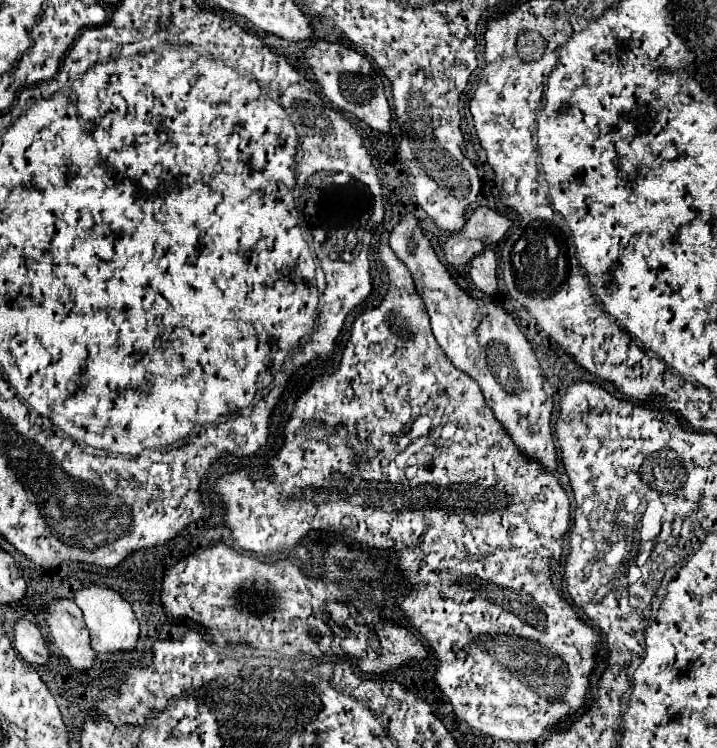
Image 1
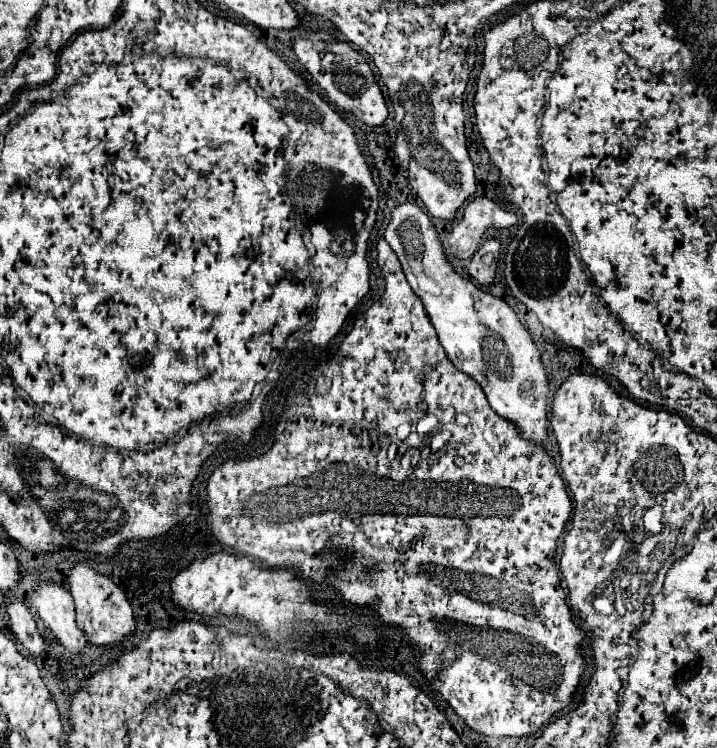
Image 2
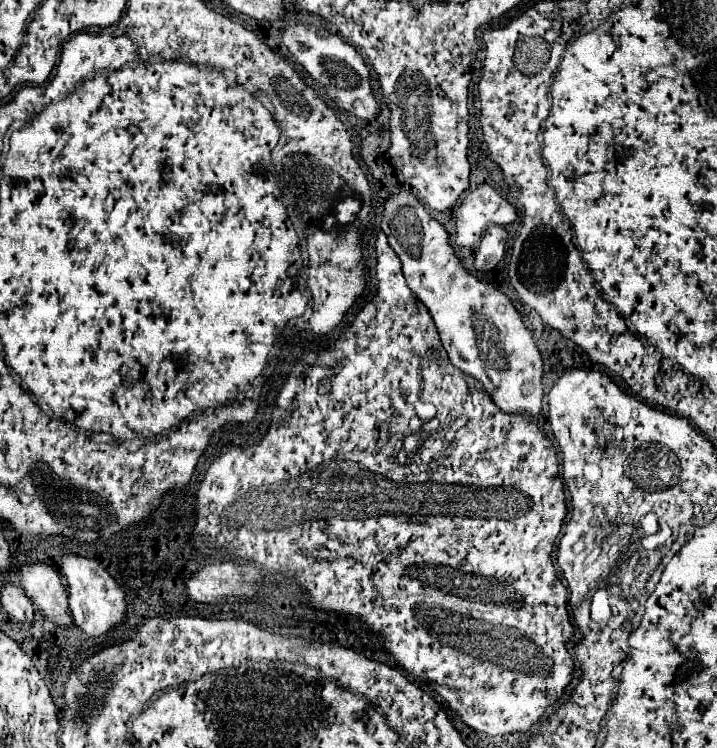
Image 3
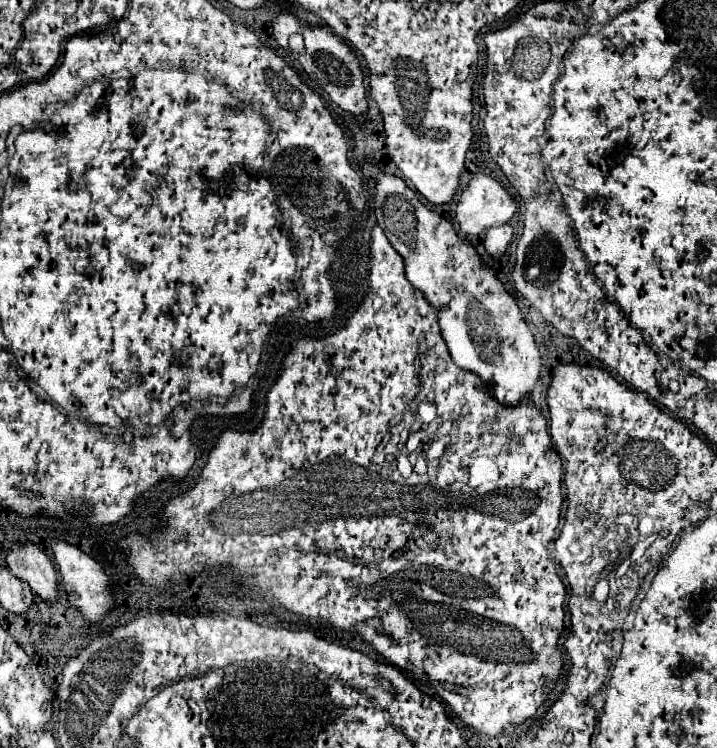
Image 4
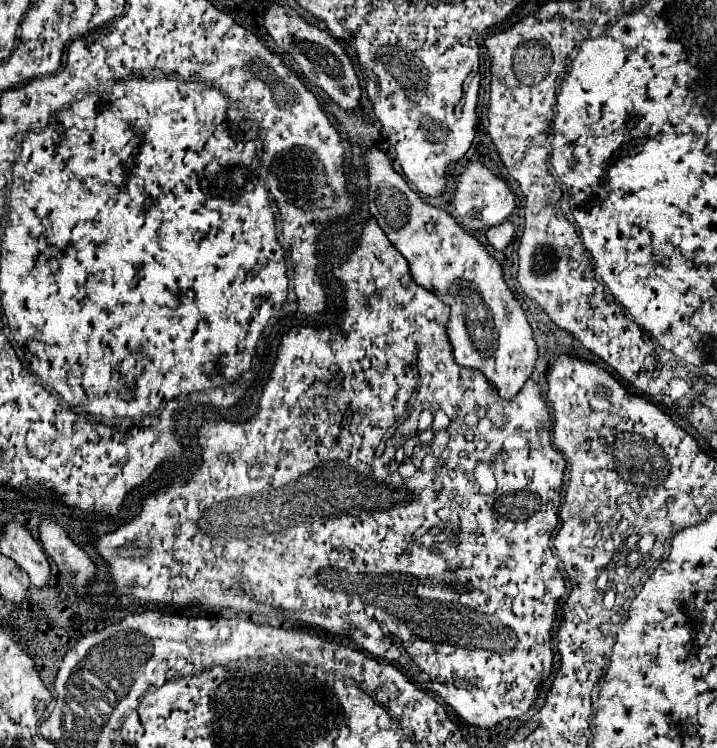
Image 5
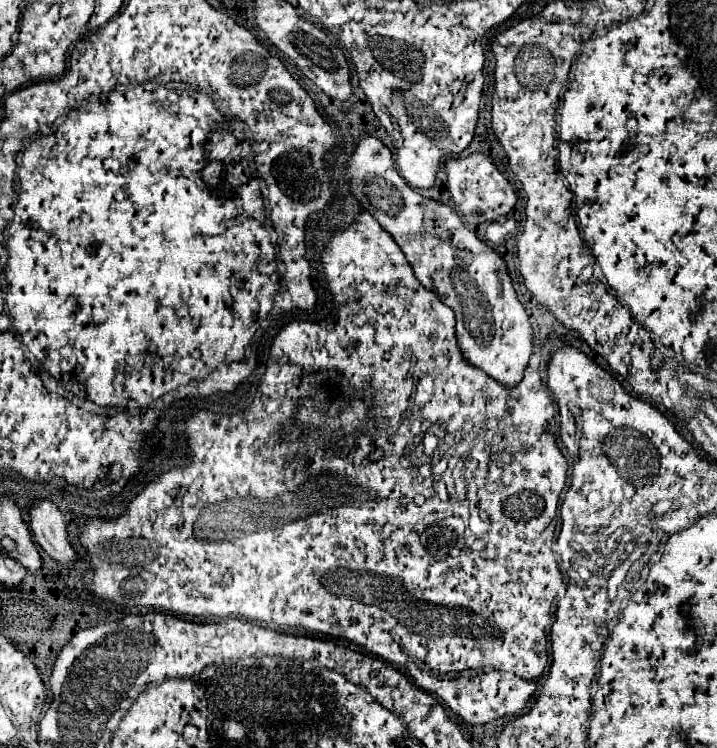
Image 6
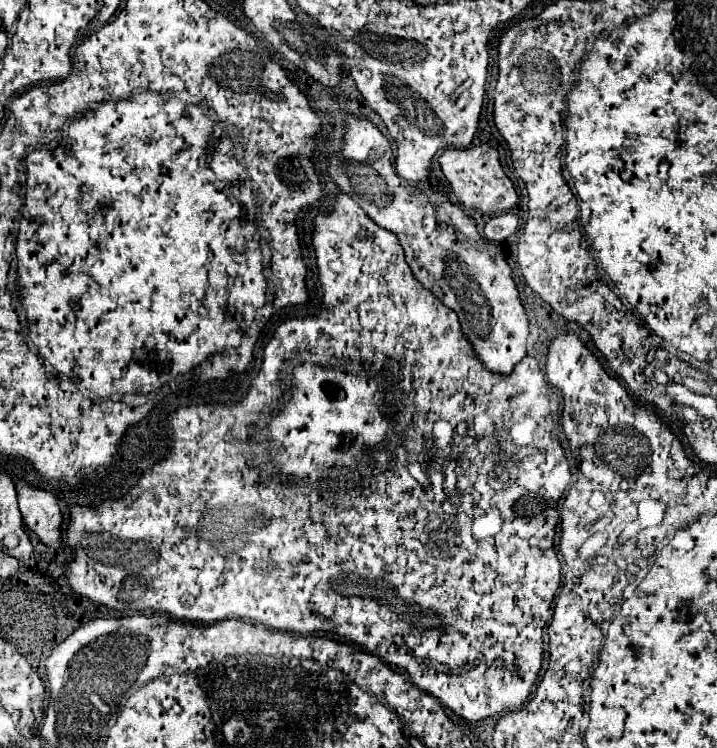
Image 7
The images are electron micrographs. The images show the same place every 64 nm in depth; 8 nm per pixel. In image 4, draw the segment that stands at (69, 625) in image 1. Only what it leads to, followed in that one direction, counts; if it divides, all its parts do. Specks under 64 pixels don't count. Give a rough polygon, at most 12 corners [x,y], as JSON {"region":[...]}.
{"region":[[14,544],[10,572],[46,604],[60,600],[56,568],[38,546]]}

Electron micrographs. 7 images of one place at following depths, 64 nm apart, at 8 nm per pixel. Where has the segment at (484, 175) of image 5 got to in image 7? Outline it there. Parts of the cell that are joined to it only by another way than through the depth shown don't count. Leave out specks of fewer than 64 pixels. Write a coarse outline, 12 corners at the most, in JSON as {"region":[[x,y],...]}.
{"region":[[488,144],[444,150],[440,166],[464,210],[518,202]]}

